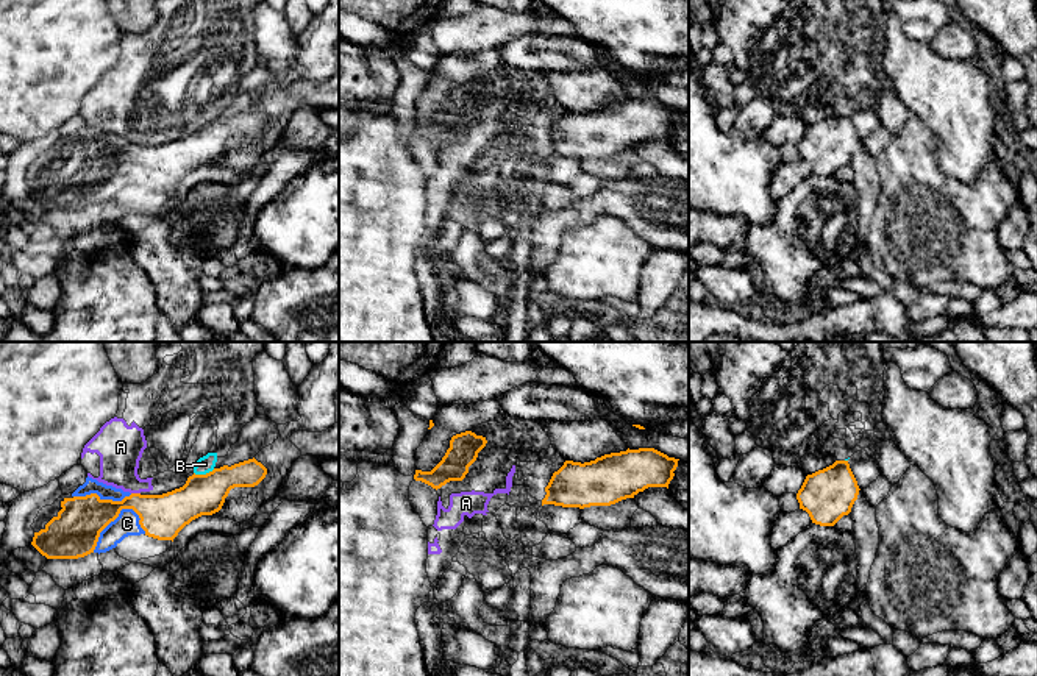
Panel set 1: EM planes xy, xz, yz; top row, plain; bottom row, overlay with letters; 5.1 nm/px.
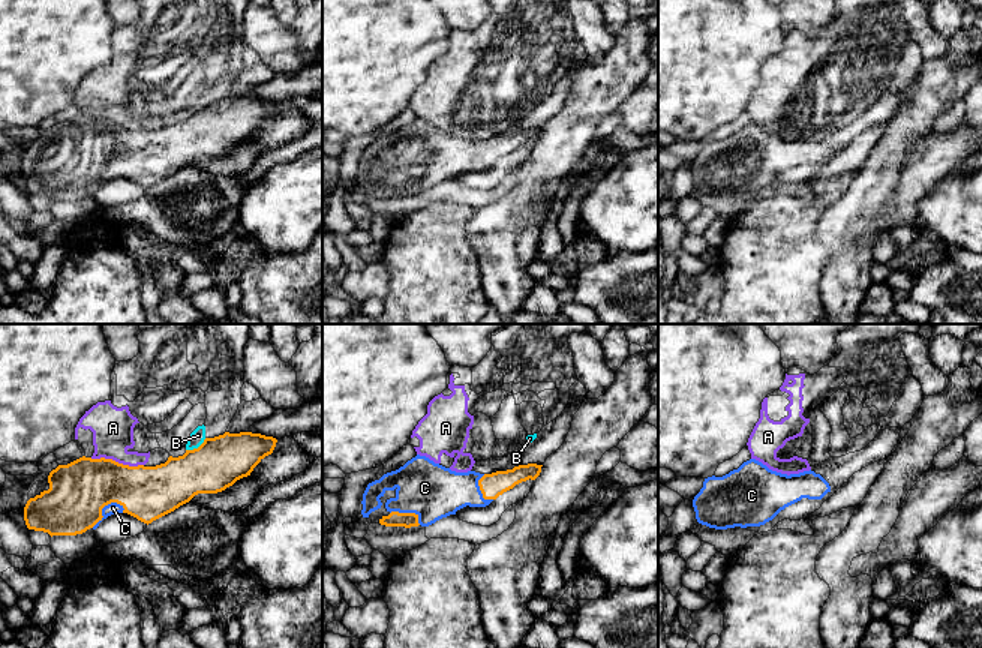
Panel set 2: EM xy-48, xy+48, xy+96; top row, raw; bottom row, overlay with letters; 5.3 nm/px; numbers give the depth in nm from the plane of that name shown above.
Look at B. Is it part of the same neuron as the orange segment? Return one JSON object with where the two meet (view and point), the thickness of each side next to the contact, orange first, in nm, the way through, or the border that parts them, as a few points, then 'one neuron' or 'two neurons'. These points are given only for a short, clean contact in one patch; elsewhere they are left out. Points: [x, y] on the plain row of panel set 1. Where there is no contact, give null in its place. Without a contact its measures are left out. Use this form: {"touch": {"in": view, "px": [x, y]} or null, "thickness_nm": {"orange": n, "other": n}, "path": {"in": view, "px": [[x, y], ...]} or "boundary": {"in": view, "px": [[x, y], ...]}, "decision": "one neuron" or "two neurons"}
{"touch": {"in": "xy", "px": [203, 125]}, "thickness_nm": {"orange": 200, "other": 90}, "boundary": {"in": "xy", "px": [[214, 119], [205, 124], [194, 124]]}, "decision": "two neurons"}

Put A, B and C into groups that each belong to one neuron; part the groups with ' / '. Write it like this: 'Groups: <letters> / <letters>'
Groups: A B / C

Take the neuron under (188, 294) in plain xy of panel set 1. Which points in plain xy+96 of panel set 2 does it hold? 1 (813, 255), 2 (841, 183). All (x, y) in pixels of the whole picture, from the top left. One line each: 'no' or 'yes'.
1: no
2: no

